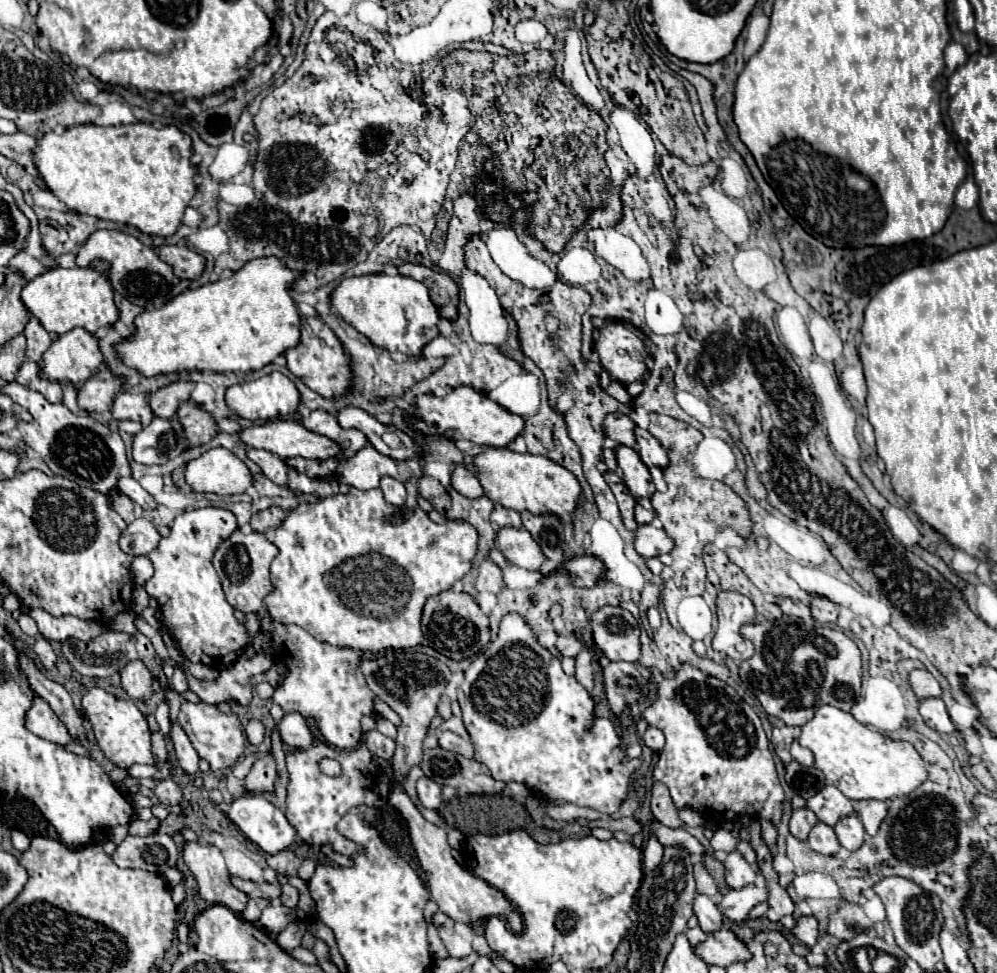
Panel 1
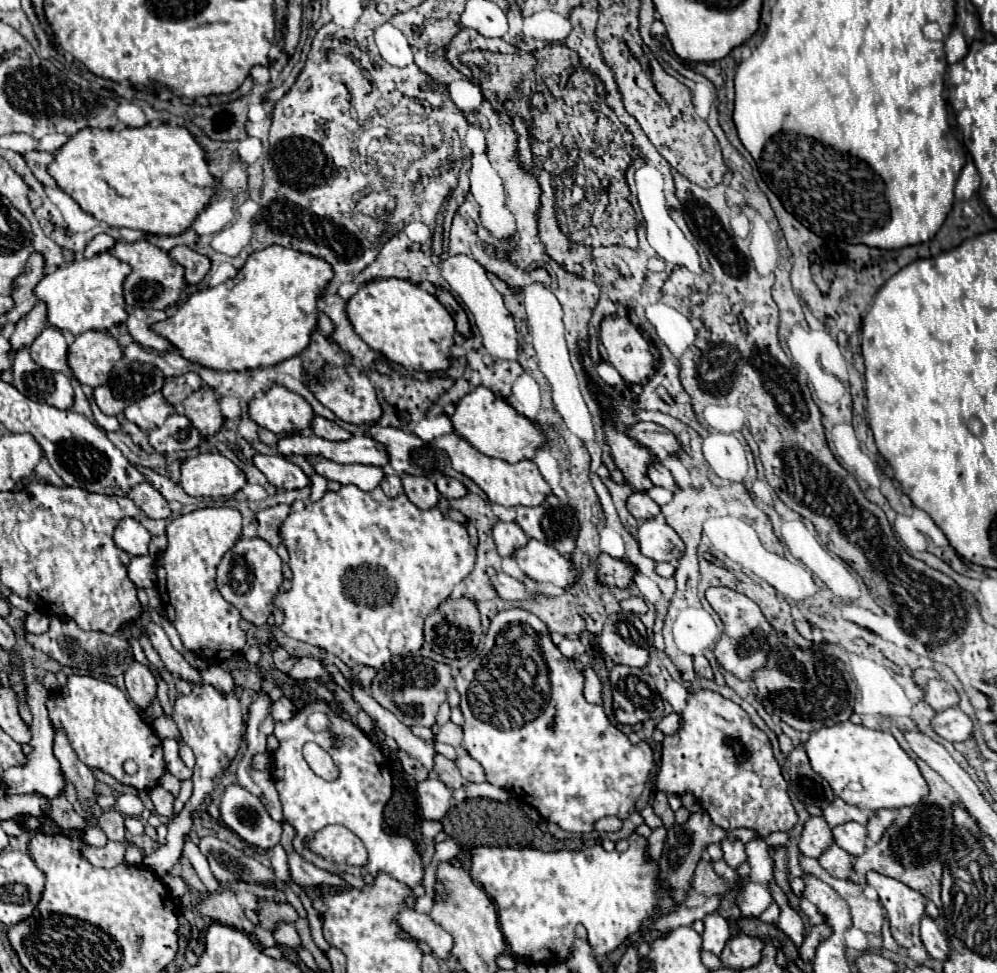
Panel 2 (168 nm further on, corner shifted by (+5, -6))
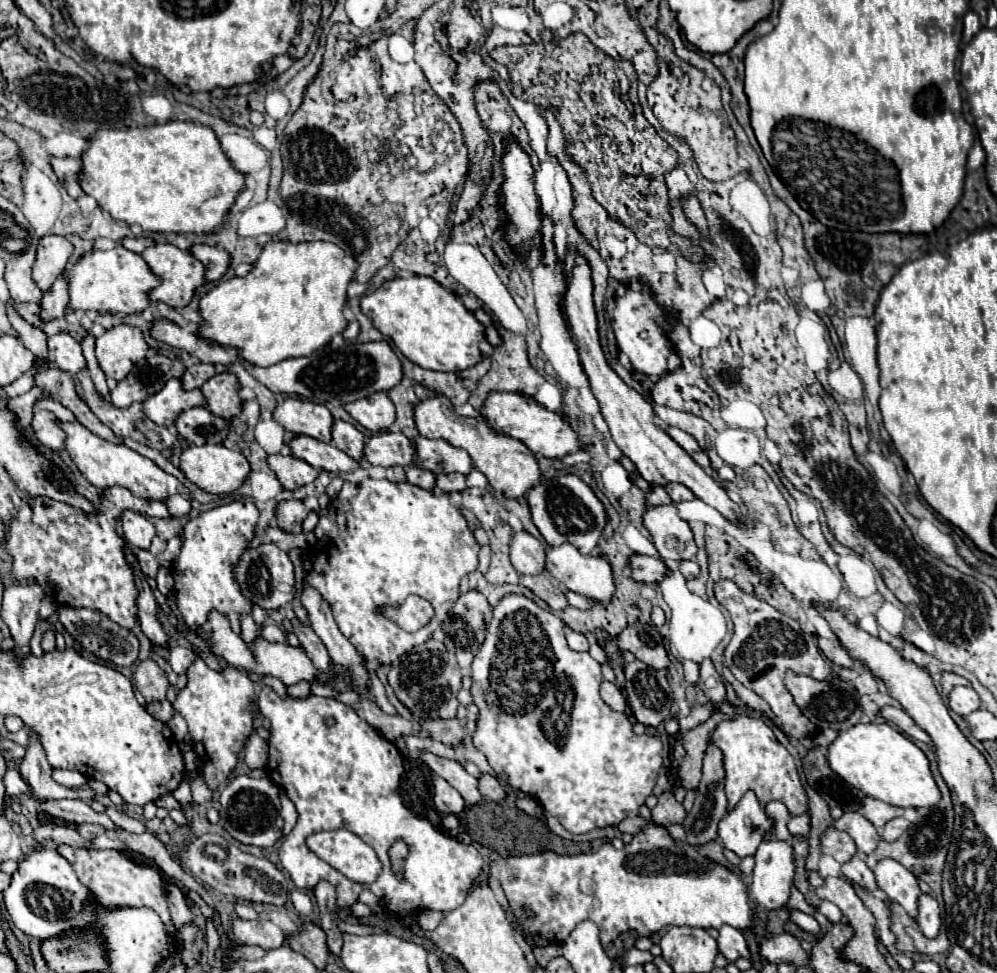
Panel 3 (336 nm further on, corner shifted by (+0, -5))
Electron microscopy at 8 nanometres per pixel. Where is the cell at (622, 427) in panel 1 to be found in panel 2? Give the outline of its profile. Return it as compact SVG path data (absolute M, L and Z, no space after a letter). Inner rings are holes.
M635 423L635 425L627 427L627 431L629 431L631 439L637 439L637 443L641 443L641 447L649 447L649 451L653 451L653 455L657 459L677 455L677 451L679 451L679 443L673 437L673 433L661 425Z

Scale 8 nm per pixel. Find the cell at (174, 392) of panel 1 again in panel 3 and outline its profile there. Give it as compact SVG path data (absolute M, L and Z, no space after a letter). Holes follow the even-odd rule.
M198 362L190 368L186 368L184 376L182 376L182 384L186 390L192 390L192 388L200 388L206 380L210 380L212 376L216 374L216 368L214 364L204 364L204 362Z

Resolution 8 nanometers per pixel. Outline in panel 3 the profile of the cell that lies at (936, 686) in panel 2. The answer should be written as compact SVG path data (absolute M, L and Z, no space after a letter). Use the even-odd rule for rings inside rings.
M956 686L950 694L948 694L948 704L956 714L970 714L974 710L980 708L980 698L974 692L972 686Z

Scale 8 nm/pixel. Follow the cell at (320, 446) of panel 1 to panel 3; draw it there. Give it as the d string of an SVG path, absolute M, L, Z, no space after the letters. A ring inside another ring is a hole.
M378 432L366 442L366 460L372 466L408 466L414 462L414 442L402 432Z

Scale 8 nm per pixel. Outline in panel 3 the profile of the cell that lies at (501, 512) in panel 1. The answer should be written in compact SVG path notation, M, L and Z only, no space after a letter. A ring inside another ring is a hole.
M526 530L512 536L510 558L520 574L540 574L546 566L546 550L542 542Z

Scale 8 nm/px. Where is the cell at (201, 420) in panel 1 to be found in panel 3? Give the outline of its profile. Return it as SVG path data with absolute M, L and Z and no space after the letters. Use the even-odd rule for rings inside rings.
M218 372L202 386L202 392L206 396L206 406L216 416L222 416L226 420L232 420L242 412L242 398L238 390L240 390L238 378L230 372Z

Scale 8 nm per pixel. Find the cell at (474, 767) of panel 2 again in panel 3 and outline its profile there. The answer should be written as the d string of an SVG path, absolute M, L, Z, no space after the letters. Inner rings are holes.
M482 774L480 776L480 790L482 794L490 800L490 802L504 802L506 800L506 792L504 788L498 784L496 778L492 778L490 774Z

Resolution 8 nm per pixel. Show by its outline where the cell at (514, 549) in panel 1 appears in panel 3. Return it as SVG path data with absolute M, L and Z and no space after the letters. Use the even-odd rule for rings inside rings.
M562 544L562 546L554 546L546 550L546 570L560 582L564 584L568 590L582 594L586 598L592 598L596 602L610 602L614 598L614 590L616 590L616 576L612 572L612 566L606 558L596 556L596 554L580 554L576 546L570 544Z

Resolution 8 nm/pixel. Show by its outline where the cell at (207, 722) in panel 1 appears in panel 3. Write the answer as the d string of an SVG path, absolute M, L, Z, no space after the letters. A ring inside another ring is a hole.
M196 656L192 666L188 668L188 684L178 692L174 708L186 720L188 732L194 740L192 744L200 750L200 758L204 758L206 764L212 764L212 768L202 768L202 778L212 790L216 790L218 784L228 778L228 774L236 766L238 752L252 734L254 718L248 710L252 696L254 688L246 670L226 668L224 672L214 672L204 664L200 656Z

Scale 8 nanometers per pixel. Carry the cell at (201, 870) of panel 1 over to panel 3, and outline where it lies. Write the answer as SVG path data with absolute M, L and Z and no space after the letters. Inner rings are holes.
M234 920L234 936L238 944L256 944L264 950L274 950L286 944L288 934L268 920Z

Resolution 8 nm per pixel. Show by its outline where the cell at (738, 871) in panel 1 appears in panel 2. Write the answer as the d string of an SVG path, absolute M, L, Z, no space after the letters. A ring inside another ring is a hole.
M727 837L725 841L721 841L721 849L723 849L723 859L725 859L725 863L727 863L729 867L733 867L733 869L739 869L741 863L747 859L743 843L737 841L737 839Z

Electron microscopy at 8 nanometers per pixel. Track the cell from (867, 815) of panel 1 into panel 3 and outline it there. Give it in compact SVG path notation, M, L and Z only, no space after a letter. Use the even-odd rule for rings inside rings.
M894 818L894 820L890 820L890 822L884 826L882 838L884 838L886 842L894 842L894 840L898 840L898 838L908 830L908 826L910 826L910 822L908 822L906 818Z

